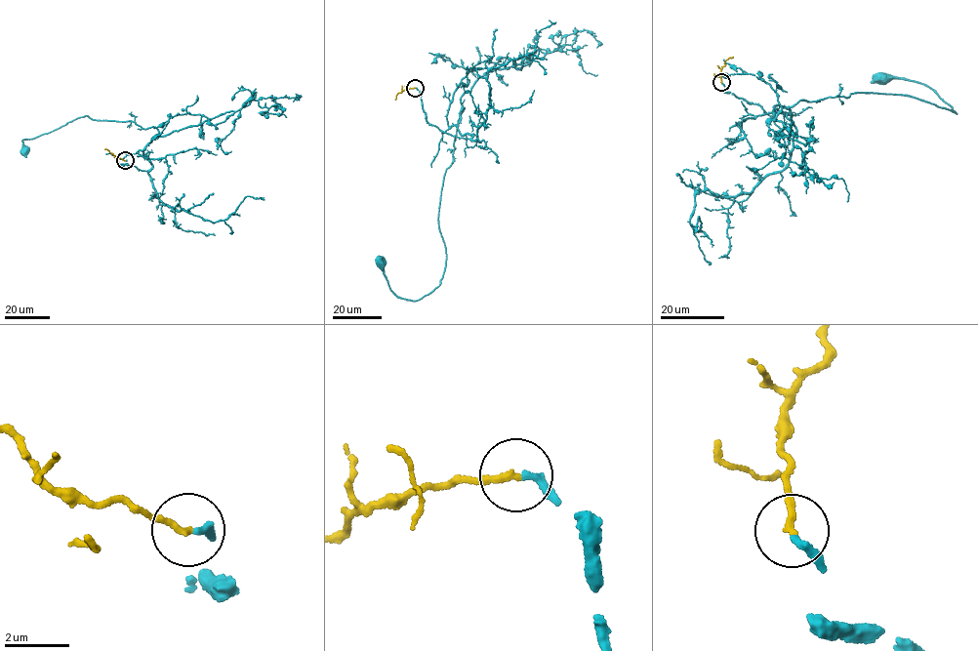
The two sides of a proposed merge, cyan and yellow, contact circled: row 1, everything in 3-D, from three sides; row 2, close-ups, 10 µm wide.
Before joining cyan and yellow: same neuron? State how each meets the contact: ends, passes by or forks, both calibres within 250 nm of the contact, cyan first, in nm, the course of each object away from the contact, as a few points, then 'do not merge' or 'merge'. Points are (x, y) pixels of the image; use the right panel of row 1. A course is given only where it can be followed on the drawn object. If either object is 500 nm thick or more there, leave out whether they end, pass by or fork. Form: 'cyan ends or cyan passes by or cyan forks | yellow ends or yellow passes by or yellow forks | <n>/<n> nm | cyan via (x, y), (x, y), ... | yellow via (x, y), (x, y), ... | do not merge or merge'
cyan ends | yellow ends | 240/200 nm | cyan via (721, 82), (771, 117), (790, 152), (789, 107), (802, 100), (872, 92), (957, 113), (923, 84), (880, 76) | yellow via (721, 82), (720, 72), (725, 61), (733, 57) | merge

